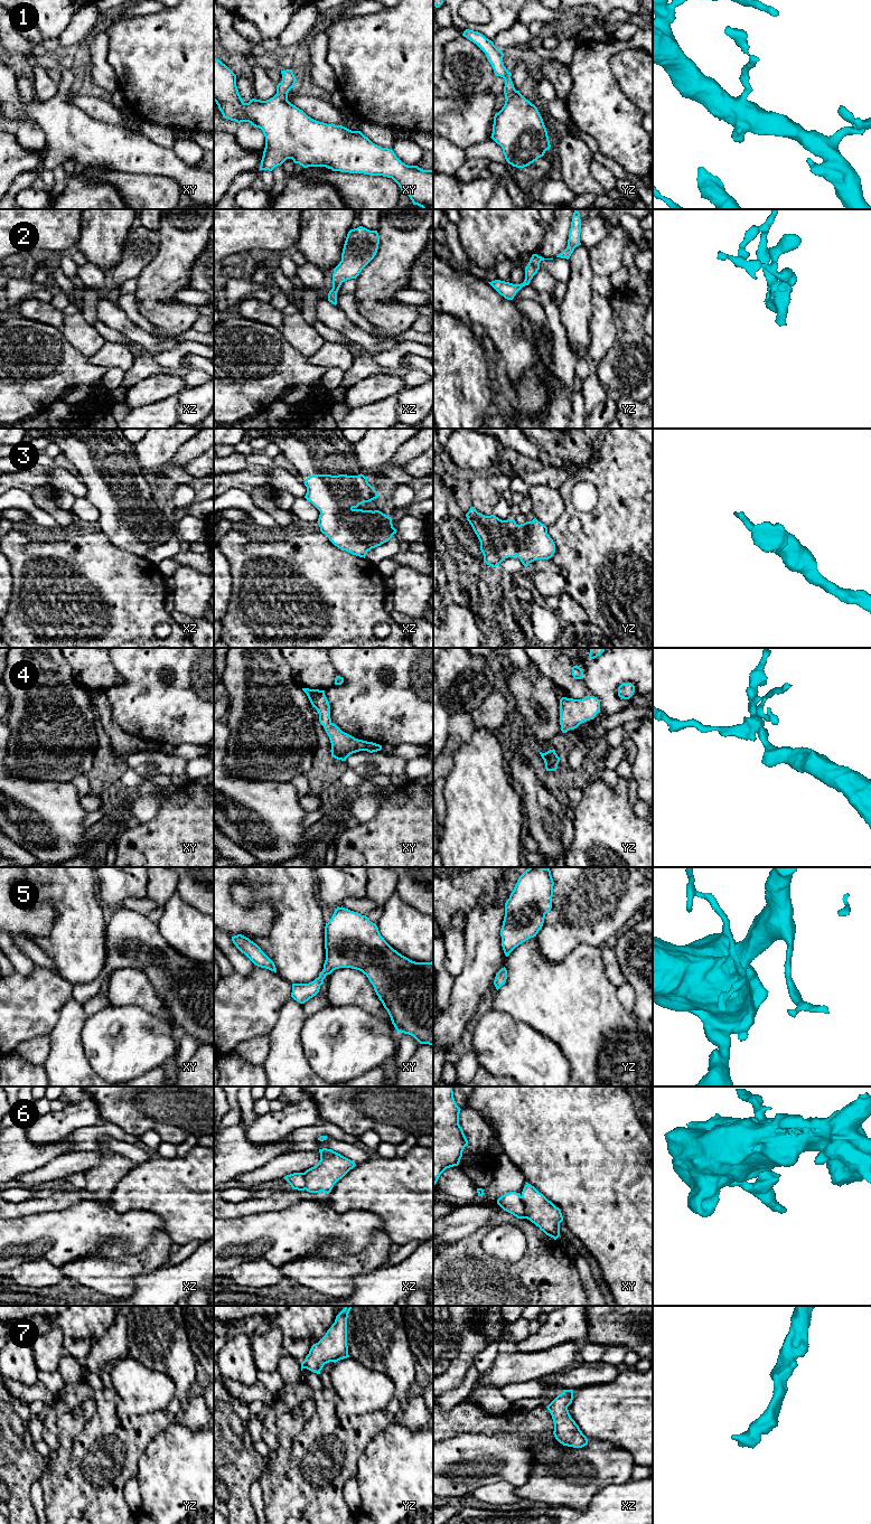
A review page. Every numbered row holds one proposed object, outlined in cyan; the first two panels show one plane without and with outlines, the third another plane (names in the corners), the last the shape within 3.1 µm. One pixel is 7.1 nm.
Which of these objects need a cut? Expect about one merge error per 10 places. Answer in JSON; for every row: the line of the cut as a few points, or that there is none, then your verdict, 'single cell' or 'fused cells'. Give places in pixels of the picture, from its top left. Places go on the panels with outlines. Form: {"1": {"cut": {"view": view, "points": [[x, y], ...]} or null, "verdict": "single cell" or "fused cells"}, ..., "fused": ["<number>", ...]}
{"1": {"cut": null, "verdict": "single cell"}, "2": {"cut": null, "verdict": "single cell"}, "3": {"cut": null, "verdict": "single cell"}, "4": {"cut": null, "verdict": "single cell"}, "5": {"cut": null, "verdict": "single cell"}, "6": {"cut": {"view": "xy", "points": [[521, 1196], [526, 1217]]}, "verdict": "fused cells"}, "7": {"cut": null, "verdict": "single cell"}, "fused": ["6"]}

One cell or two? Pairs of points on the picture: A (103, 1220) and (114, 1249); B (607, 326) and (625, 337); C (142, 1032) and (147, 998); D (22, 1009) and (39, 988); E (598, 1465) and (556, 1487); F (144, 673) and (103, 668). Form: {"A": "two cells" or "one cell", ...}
{"A": "two cells", "B": "two cells", "C": "two cells", "D": "one cell", "E": "one cell", "F": "two cells"}

